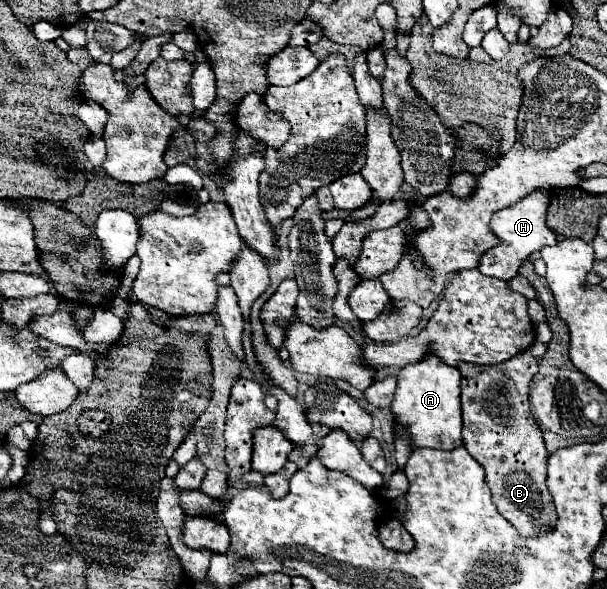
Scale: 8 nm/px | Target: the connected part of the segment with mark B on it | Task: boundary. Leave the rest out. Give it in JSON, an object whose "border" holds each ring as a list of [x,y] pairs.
{"border":[[[521,352],[500,365],[459,362],[463,446],[485,468],[485,480],[493,492],[497,510],[525,538],[549,534],[557,514],[545,486],[547,448],[539,424],[529,410],[529,384],[537,374],[537,360]]]}

